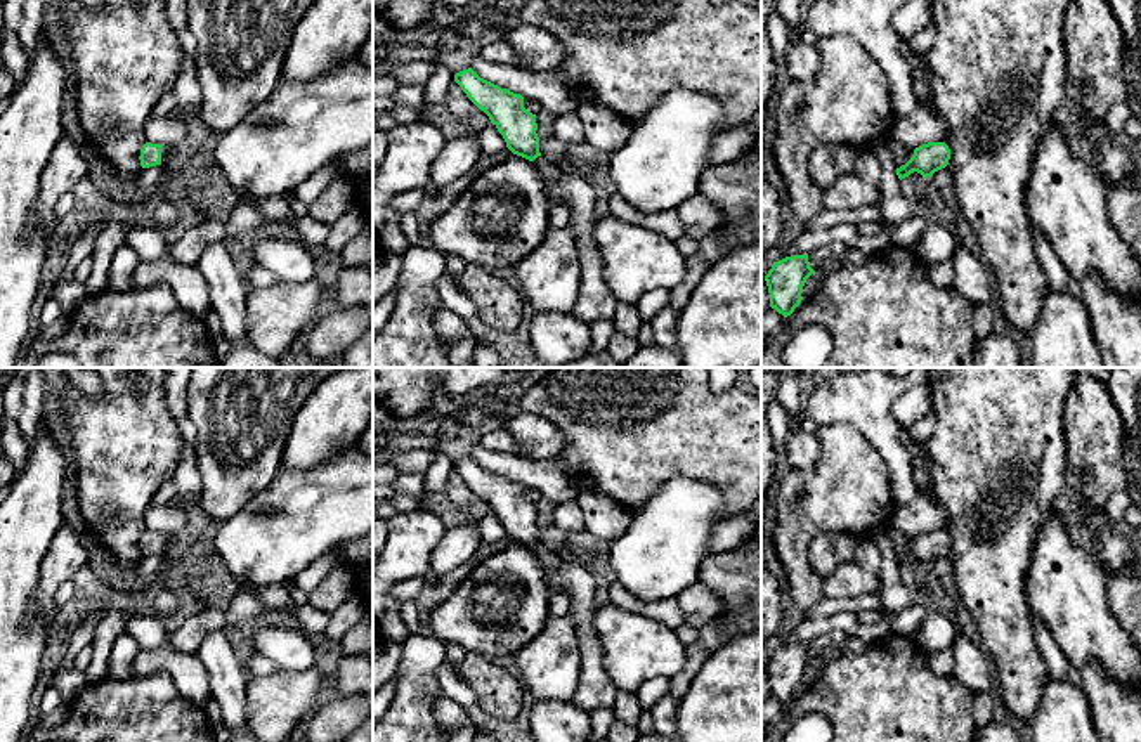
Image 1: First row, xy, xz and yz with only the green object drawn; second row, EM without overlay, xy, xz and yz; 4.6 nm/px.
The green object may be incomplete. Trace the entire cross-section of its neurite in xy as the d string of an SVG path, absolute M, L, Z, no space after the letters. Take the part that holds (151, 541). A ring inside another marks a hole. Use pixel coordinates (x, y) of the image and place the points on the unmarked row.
M146 530L140 537L139 548L142 556L149 556L149 555L166 551L168 544L170 544L168 534Z

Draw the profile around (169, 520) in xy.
M149 506L146 510L146 529L151 532L175 536L187 527L186 511L172 506Z

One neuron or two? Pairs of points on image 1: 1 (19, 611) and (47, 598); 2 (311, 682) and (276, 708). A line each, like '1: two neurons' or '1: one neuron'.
1: two neurons
2: one neuron

